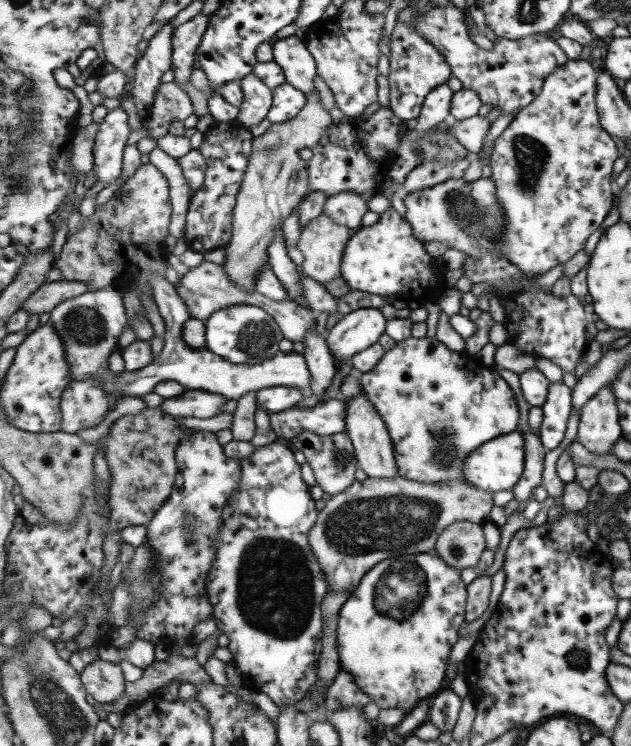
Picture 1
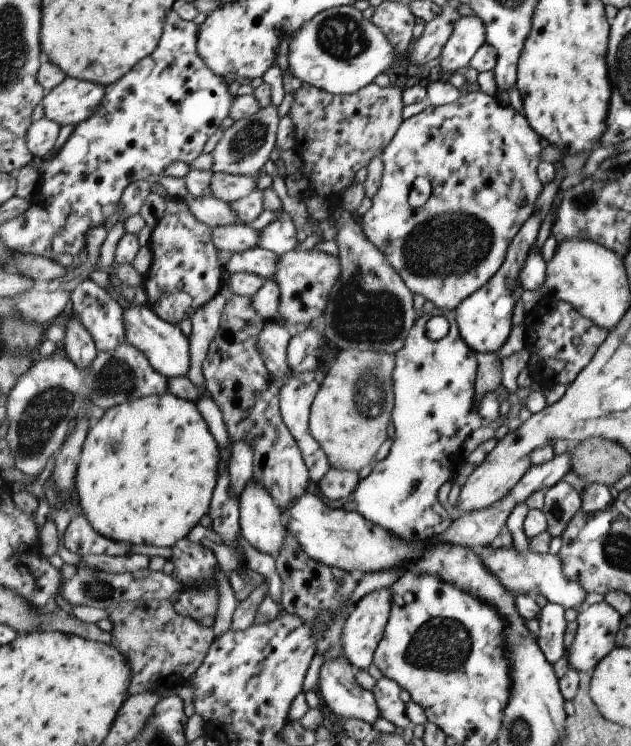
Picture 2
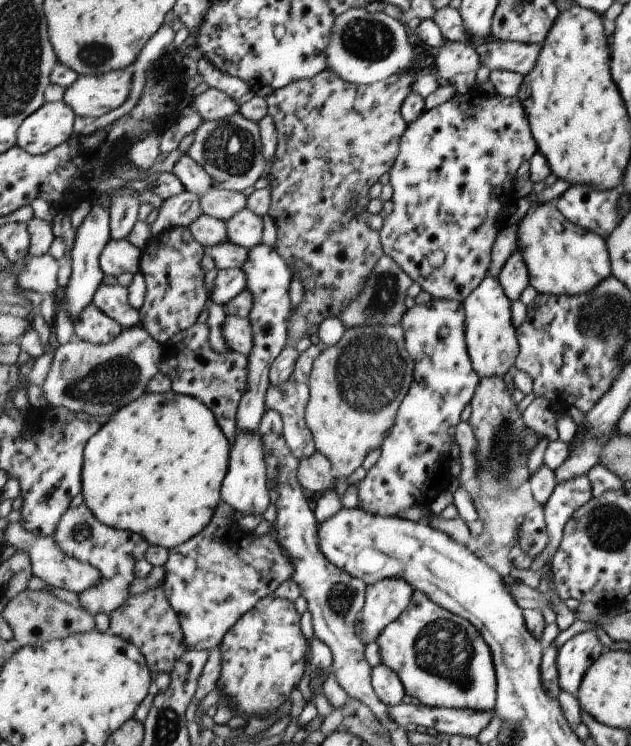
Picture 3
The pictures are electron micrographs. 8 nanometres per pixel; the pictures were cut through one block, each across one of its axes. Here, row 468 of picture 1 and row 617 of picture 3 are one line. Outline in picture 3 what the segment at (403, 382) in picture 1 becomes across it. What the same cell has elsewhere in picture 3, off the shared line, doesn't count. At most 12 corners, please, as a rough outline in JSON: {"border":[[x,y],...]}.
{"border":[[415,591],[381,662],[407,694],[495,711],[498,678],[471,621]]}

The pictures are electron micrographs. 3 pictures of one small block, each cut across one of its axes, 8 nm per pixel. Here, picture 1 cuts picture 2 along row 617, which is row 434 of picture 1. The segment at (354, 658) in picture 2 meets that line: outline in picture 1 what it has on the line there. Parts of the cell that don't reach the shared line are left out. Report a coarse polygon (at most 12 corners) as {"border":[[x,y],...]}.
{"border":[[363,390],[347,398],[347,436],[369,478],[400,476],[388,426]]}

